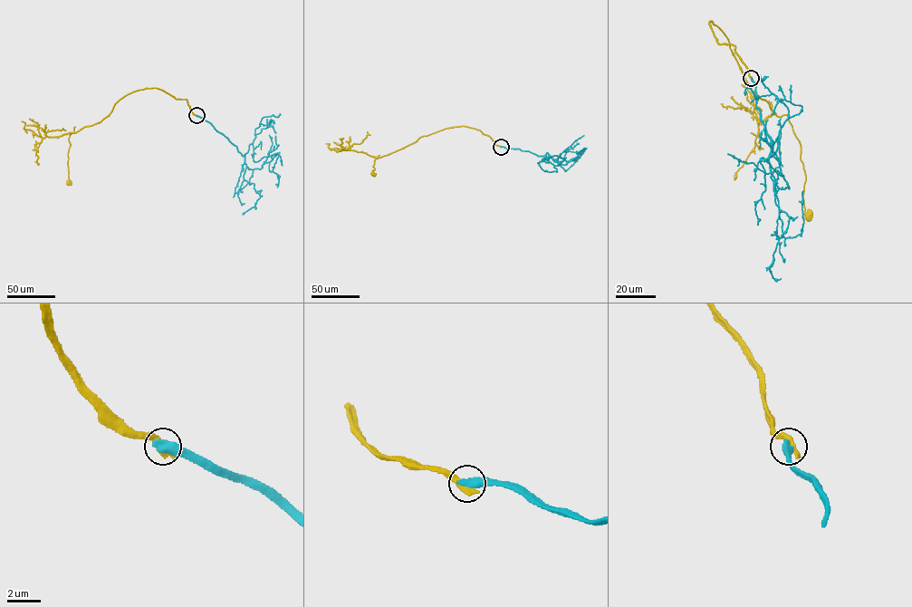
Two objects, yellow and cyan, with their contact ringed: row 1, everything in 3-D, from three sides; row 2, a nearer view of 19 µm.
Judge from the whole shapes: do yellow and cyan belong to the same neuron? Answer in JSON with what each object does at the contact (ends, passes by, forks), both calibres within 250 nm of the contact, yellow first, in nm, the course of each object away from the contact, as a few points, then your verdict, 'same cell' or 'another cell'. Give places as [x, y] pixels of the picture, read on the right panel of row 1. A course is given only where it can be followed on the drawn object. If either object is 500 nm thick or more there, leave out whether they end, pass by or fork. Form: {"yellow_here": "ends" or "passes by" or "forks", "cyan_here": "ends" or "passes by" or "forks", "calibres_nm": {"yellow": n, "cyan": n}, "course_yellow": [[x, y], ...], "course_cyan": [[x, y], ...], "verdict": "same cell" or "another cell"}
{"calibres_nm": {"yellow": 500, "cyan": 600}, "course_yellow": [[752, 78], [709, 21], [750, 88], [772, 113], [787, 115], [801, 146], [808, 216]], "course_cyan": [[751, 78], [770, 137], [764, 160], [780, 188], [789, 187], [761, 158], [765, 190], [755, 205], [757, 225]], "verdict": "another cell"}

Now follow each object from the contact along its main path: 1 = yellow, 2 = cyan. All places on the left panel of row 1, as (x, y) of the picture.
1: (196, 115), (187, 100), (176, 99), (155, 88), (129, 93), (100, 121), (70, 133), (69, 182)
2: (196, 115), (236, 147), (249, 169), (259, 169), (278, 154), (273, 170), (279, 177), (277, 187)

